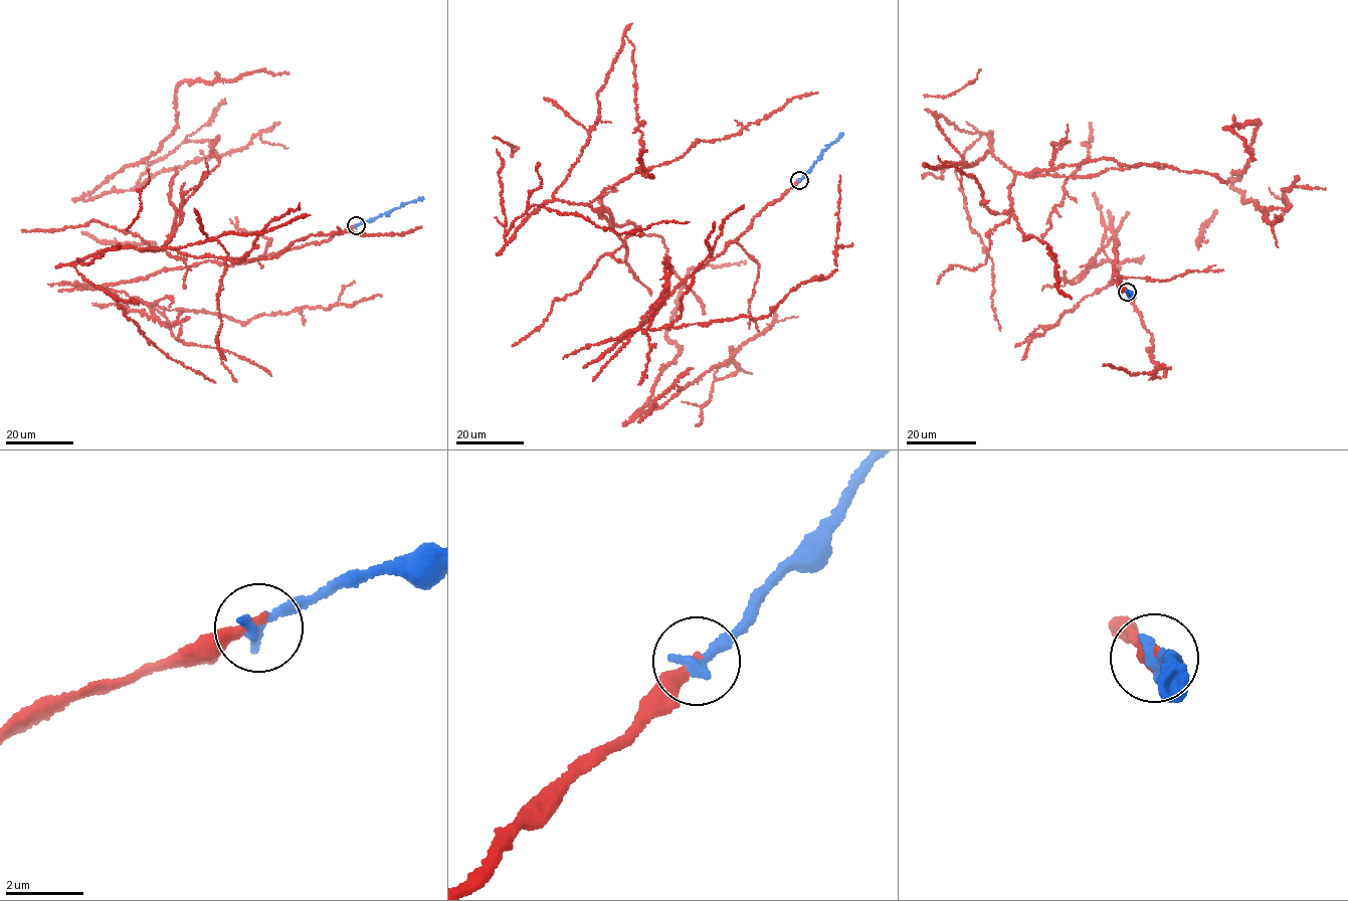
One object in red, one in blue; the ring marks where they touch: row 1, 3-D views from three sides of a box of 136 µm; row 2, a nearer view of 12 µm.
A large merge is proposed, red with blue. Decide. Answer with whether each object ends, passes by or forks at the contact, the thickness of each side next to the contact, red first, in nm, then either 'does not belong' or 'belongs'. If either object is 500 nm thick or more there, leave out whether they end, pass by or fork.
red ends there; blue ends there; 320 nm thick on the red side, 360 nm on the other; belongs

